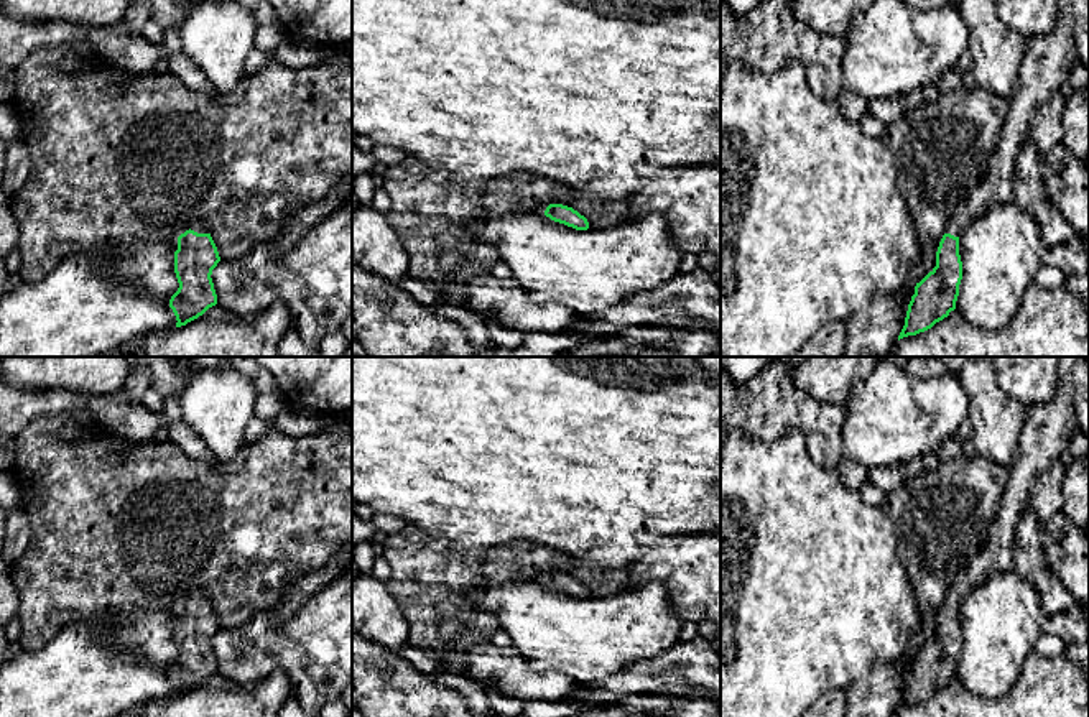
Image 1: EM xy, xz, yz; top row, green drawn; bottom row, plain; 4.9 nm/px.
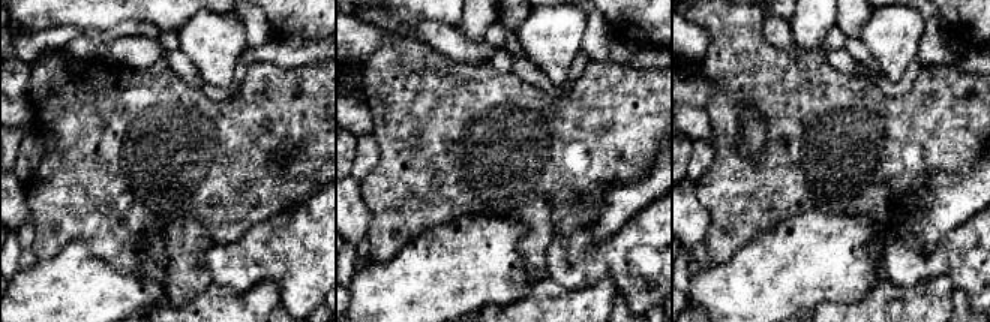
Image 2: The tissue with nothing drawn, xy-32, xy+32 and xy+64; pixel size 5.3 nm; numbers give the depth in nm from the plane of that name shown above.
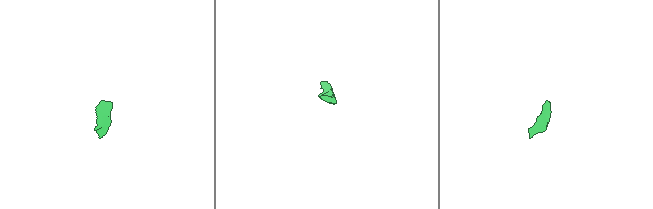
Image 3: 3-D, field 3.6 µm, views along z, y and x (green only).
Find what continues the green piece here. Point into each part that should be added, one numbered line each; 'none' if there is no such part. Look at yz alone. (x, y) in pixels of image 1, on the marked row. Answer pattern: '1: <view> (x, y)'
1: yz (1048, 60)

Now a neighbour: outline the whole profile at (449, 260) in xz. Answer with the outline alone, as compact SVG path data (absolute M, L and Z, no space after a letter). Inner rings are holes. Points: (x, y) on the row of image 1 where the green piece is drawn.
M454 250L439 252L439 266L452 276L464 265L464 257Z

